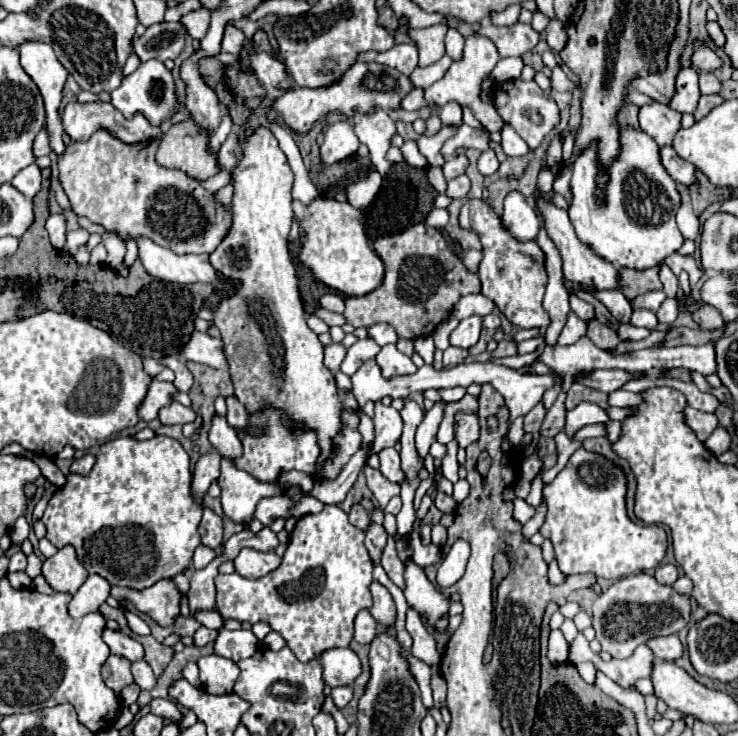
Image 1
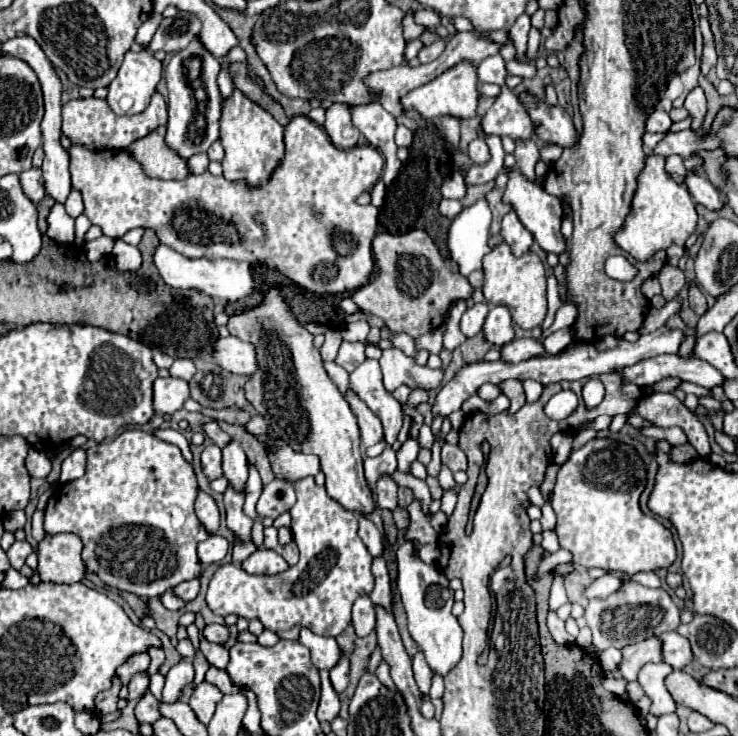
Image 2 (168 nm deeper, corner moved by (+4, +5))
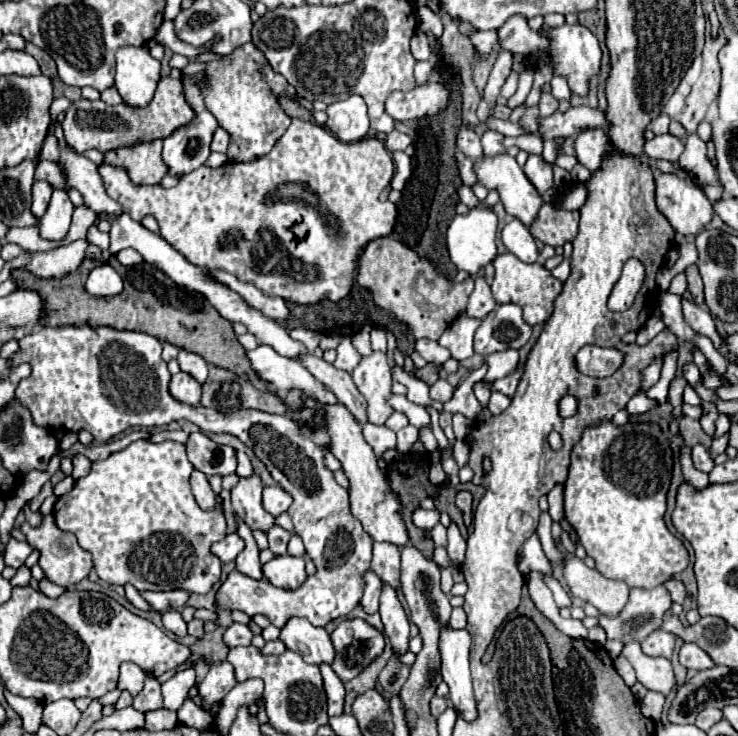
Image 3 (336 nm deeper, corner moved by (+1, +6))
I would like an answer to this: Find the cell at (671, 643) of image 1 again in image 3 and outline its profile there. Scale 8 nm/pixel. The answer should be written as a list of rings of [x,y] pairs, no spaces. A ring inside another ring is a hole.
[[[685,642],[679,650],[679,662],[689,670],[707,670],[713,666],[713,660],[693,642]]]

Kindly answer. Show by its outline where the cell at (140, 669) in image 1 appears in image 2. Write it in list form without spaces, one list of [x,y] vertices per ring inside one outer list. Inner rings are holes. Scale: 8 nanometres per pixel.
[[[138,673],[136,677],[132,677],[132,681],[128,685],[128,701],[140,699],[144,689],[148,689],[148,685],[150,685],[150,677],[146,673]]]

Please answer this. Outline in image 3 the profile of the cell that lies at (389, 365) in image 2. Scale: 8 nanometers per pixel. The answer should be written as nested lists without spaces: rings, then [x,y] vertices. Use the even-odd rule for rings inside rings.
[[[439,378],[433,386],[429,386],[429,396],[431,400],[439,400],[439,402],[447,402],[453,394],[453,386],[445,380],[445,378]]]

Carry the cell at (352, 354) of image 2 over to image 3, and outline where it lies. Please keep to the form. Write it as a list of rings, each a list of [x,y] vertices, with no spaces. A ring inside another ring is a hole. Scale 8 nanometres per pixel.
[[[341,338],[339,346],[337,346],[337,360],[333,362],[335,368],[345,370],[345,372],[353,372],[355,364],[359,364],[361,356],[357,352],[357,348],[351,344],[351,338]]]

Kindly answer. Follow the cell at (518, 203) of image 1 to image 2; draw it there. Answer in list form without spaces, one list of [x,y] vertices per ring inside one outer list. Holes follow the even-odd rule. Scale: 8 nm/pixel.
[[[508,213],[504,215],[502,219],[502,239],[504,243],[508,243],[508,247],[512,249],[512,253],[516,257],[524,255],[530,251],[530,245],[532,245],[532,233],[528,233],[528,229],[520,223],[520,219],[516,217],[516,213]]]

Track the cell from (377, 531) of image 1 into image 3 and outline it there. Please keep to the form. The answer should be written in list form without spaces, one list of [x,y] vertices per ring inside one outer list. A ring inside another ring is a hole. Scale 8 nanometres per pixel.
[[[383,582],[381,592],[381,606],[379,606],[381,622],[385,626],[385,634],[389,636],[389,642],[397,654],[403,654],[409,650],[409,618],[403,610],[403,604],[389,584]]]

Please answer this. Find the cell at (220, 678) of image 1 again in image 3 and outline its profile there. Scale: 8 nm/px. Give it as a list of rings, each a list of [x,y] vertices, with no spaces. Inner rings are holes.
[[[177,610],[163,612],[163,626],[167,630],[171,630],[179,638],[185,638],[187,636],[187,624],[183,622],[183,618],[181,618],[181,614]]]

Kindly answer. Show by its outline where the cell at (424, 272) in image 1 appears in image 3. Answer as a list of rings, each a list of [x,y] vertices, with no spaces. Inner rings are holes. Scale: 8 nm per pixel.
[[[391,236],[371,240],[363,248],[357,284],[371,294],[379,308],[389,310],[401,324],[409,326],[409,332],[417,340],[439,340],[459,312],[465,310],[467,298],[473,292],[473,278],[465,278],[463,282],[449,280],[437,272],[435,264],[427,256],[419,256],[415,248],[409,248]]]

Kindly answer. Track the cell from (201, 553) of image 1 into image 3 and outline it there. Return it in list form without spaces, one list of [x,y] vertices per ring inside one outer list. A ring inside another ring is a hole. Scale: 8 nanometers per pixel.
[[[227,534],[223,540],[215,542],[211,546],[211,552],[221,560],[221,562],[231,562],[237,558],[237,554],[243,550],[243,540],[237,534]]]

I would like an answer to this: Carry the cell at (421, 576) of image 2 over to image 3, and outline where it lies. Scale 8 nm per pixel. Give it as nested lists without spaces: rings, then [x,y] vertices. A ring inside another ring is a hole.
[[[449,624],[439,632],[439,654],[441,654],[441,676],[449,686],[449,698],[453,708],[461,712],[465,720],[477,716],[471,674],[469,674],[469,646],[471,636],[467,630],[453,630]]]

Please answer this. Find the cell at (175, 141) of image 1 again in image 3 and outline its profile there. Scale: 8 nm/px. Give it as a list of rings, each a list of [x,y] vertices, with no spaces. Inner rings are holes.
[[[151,140],[127,148],[115,148],[105,154],[105,164],[123,166],[135,184],[159,184],[167,176],[161,158],[163,140]]]

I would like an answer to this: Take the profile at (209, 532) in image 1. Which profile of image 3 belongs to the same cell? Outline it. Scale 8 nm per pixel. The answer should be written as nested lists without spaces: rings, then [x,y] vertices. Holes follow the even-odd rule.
[[[193,470],[191,474],[191,490],[193,490],[193,496],[197,500],[197,504],[203,508],[203,510],[215,510],[217,508],[217,494],[211,490],[209,482],[207,482],[207,476],[199,470]]]

